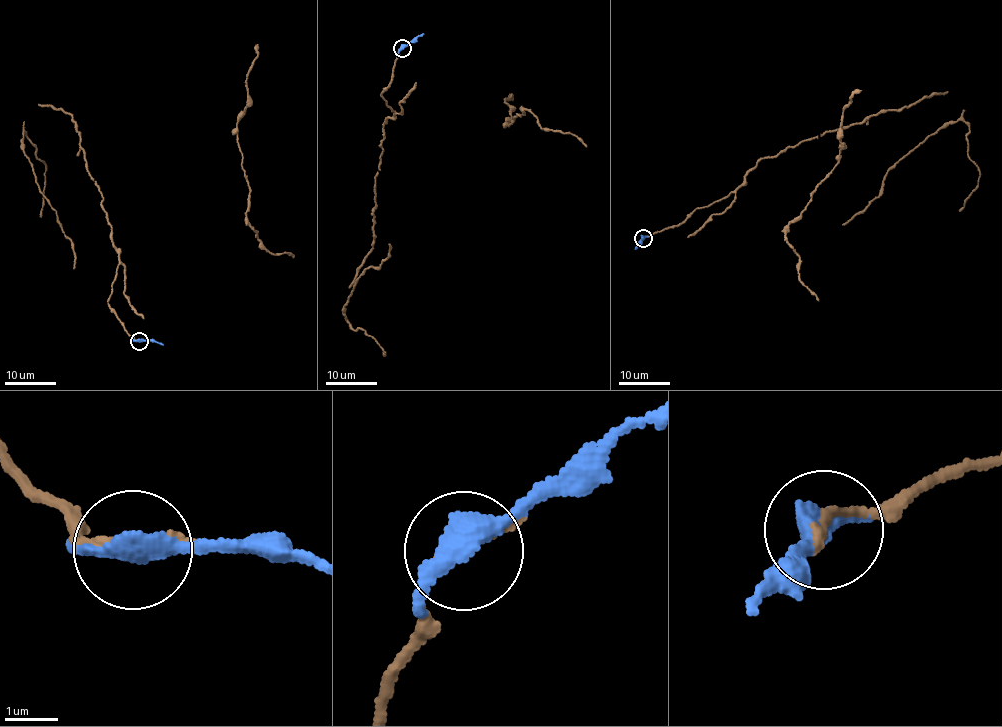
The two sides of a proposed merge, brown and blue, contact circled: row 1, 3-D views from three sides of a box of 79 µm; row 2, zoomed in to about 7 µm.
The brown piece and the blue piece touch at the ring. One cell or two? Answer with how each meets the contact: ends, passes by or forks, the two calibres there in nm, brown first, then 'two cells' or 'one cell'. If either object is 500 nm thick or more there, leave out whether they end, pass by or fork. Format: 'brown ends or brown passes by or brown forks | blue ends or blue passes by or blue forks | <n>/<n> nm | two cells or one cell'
brown passes by | blue passes by | 160/380 nm | one cell

